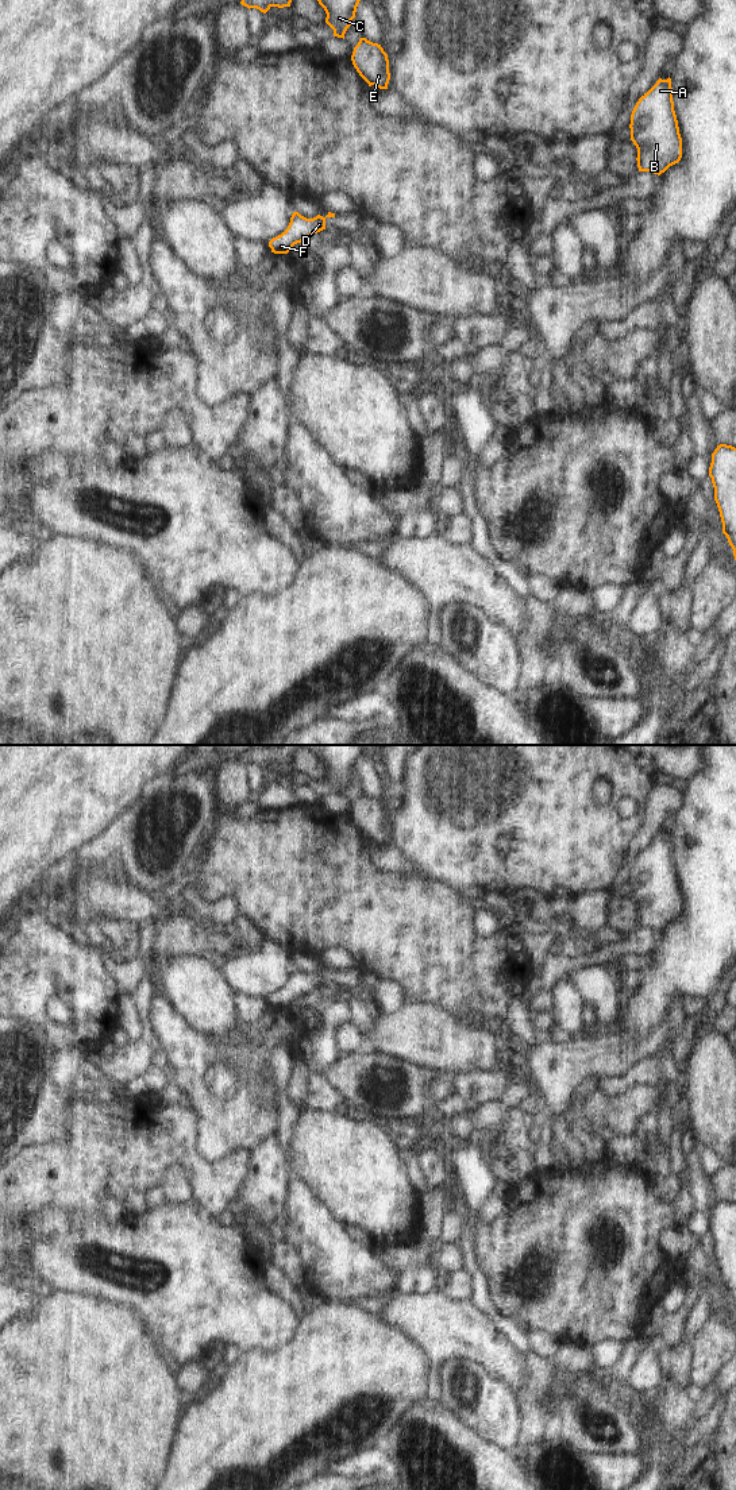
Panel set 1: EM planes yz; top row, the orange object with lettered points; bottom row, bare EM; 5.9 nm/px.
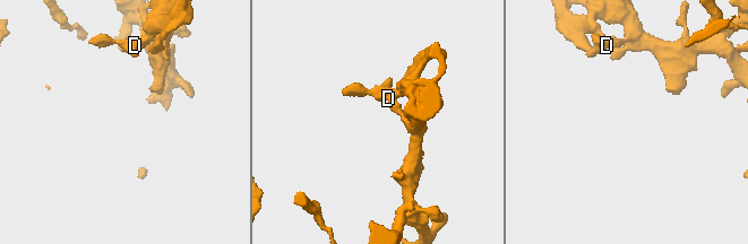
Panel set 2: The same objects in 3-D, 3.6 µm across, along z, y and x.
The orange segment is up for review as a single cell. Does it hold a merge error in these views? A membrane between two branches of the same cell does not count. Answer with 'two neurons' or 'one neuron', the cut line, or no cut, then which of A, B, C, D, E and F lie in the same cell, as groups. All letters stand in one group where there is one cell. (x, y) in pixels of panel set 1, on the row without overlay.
two neurons; cut yz (293, 969), (299, 971); groups A B / C D E F

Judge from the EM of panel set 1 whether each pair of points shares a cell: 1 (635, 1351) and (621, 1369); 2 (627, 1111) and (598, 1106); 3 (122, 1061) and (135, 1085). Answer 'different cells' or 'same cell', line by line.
1: same cell
2: same cell
3: different cells

